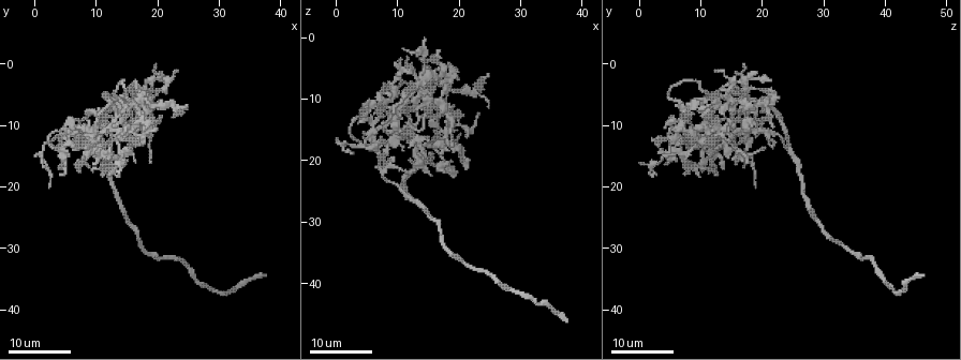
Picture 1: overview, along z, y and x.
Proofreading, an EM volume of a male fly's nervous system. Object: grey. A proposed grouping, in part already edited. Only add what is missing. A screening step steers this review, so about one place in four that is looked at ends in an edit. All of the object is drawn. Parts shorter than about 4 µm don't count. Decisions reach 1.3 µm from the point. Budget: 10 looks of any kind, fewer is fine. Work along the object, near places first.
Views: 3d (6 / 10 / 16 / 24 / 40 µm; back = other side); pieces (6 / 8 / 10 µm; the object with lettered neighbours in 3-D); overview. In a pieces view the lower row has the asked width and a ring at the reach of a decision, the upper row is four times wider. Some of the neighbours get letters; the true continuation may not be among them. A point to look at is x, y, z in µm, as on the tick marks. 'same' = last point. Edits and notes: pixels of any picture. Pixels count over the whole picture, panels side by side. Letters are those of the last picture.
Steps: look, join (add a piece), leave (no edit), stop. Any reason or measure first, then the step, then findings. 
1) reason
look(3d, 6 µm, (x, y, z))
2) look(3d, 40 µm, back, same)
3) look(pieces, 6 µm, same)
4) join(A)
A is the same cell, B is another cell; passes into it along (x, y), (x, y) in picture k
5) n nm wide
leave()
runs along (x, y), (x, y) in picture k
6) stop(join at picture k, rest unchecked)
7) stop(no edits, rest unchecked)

branch stops here
look(3d, 24 µm, (37.5, 34.5, 46.5))

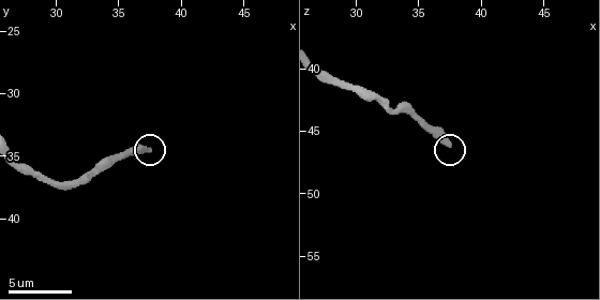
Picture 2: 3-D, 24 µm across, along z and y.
zoom in
look(3d, 6 µm, (37.4, 34.6, 46.0))

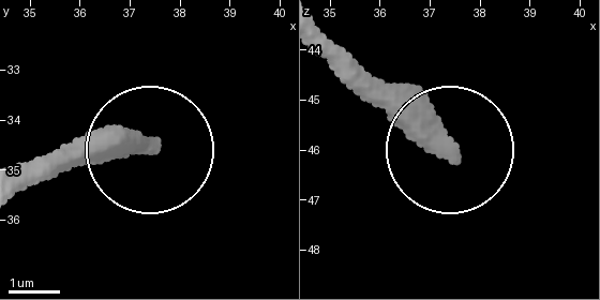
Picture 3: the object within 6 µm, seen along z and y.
look(pieces, 8 µm, (37.45, 34.50, 46.10))

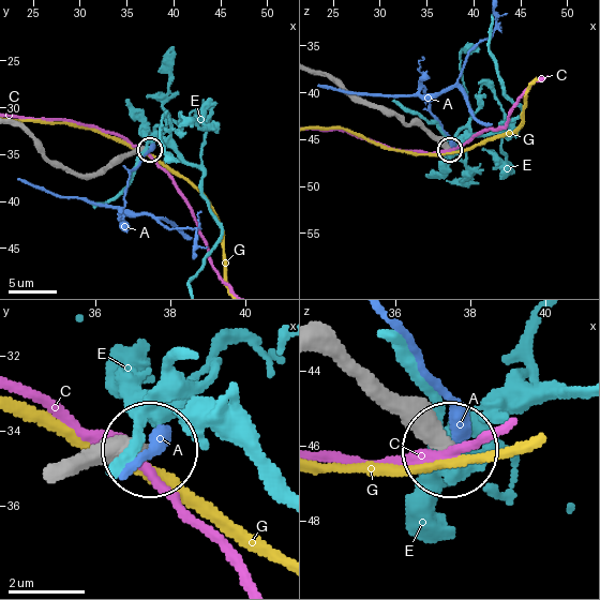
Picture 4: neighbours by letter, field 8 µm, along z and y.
leave()
A, C, E and G are other cells; no lettered piece goes on from it

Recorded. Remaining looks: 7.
tapers out
look(3d, 24 µm, (17.0, 10.5, 22.0))

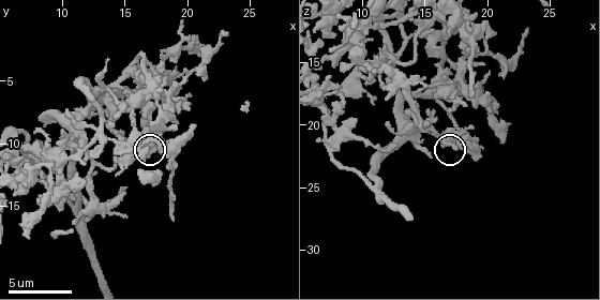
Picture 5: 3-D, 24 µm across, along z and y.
what lies round it
look(pieces, 10 µm, same)

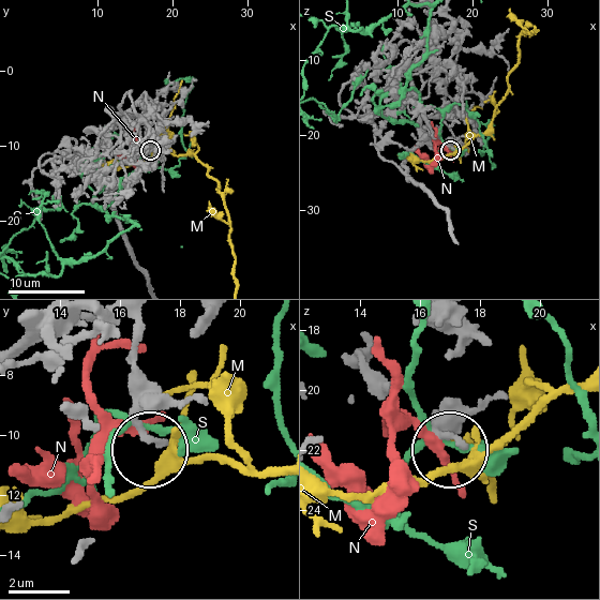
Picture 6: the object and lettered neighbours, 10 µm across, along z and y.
200 nm wide
leave()
M, N and S are other cells; none of them fits

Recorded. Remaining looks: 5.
branch stops here
look(3d, 16 µm, (4.0, 17.0, 13.5))

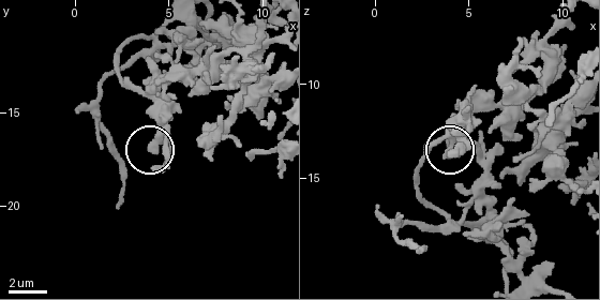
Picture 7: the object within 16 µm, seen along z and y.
look(pieces, 10 µm, (4.1, 16.9, 13.8))

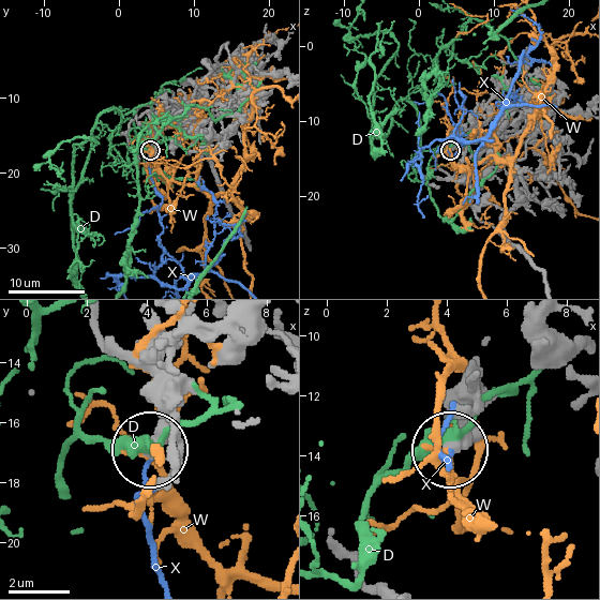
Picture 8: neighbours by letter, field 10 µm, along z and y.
leave()
D, W and X are other cells; none of them fits

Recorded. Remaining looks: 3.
an open end
look(3d, 16 µm, (8.0, 15.0, 8.0))

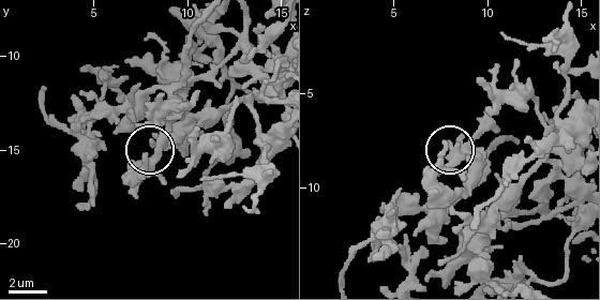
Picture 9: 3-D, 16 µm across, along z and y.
see the neighbours
look(pieces, 6 µm, (7.7, 15.3, 7.7))

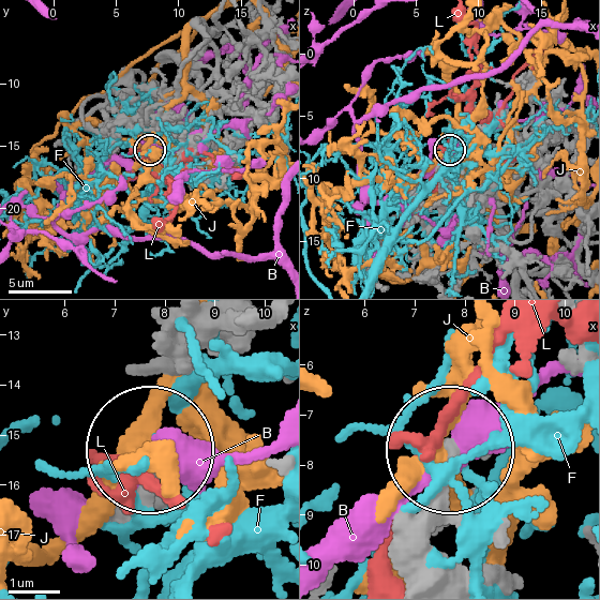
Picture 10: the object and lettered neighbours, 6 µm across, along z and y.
leave()
B, F, J and L are other cells; runs along (512, 576), (462, 572), (428, 538), (423, 512), (449, 453) in picture 10; none of them fits

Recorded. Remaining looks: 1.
branch stops here
look(pieces, 10 µm, (23.0, 1.2, 12.6))

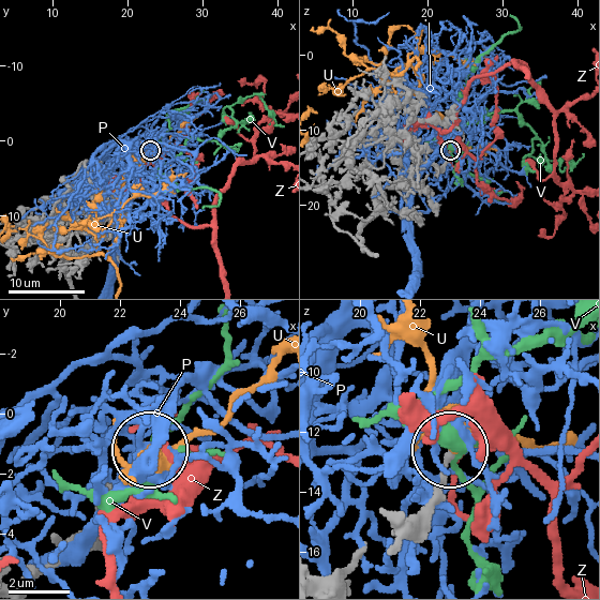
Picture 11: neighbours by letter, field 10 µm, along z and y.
leave()
P, U, V and Z are other cells; none of them fits

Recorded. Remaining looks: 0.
stop(no edits, rest unchecked)

